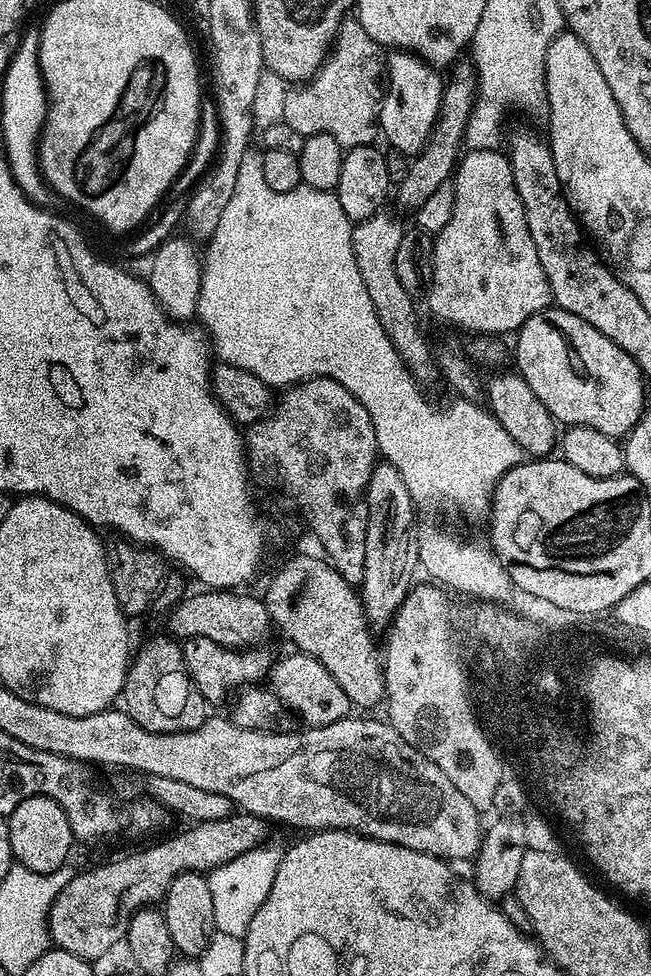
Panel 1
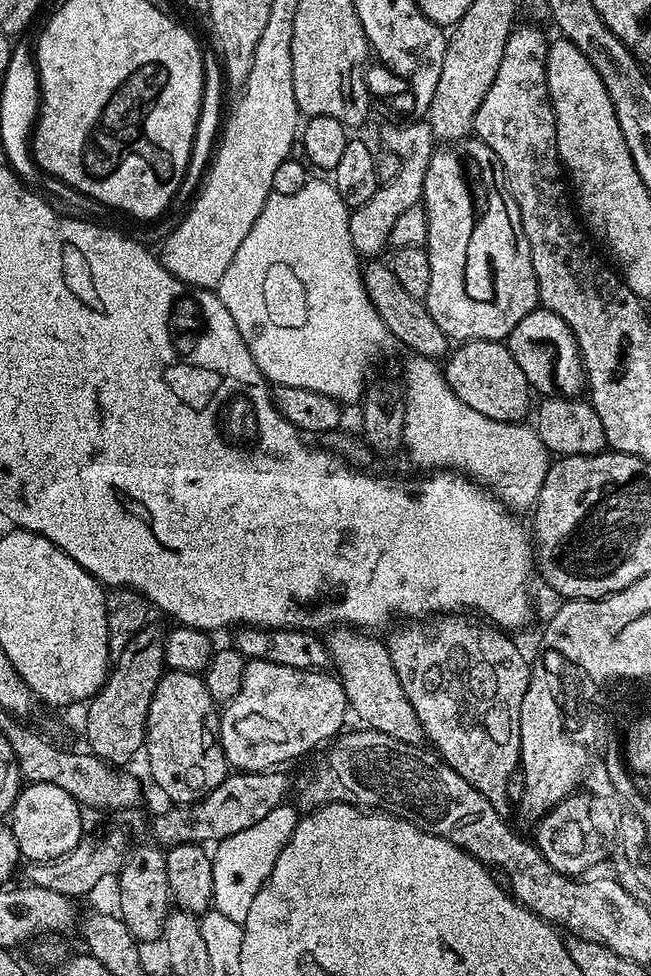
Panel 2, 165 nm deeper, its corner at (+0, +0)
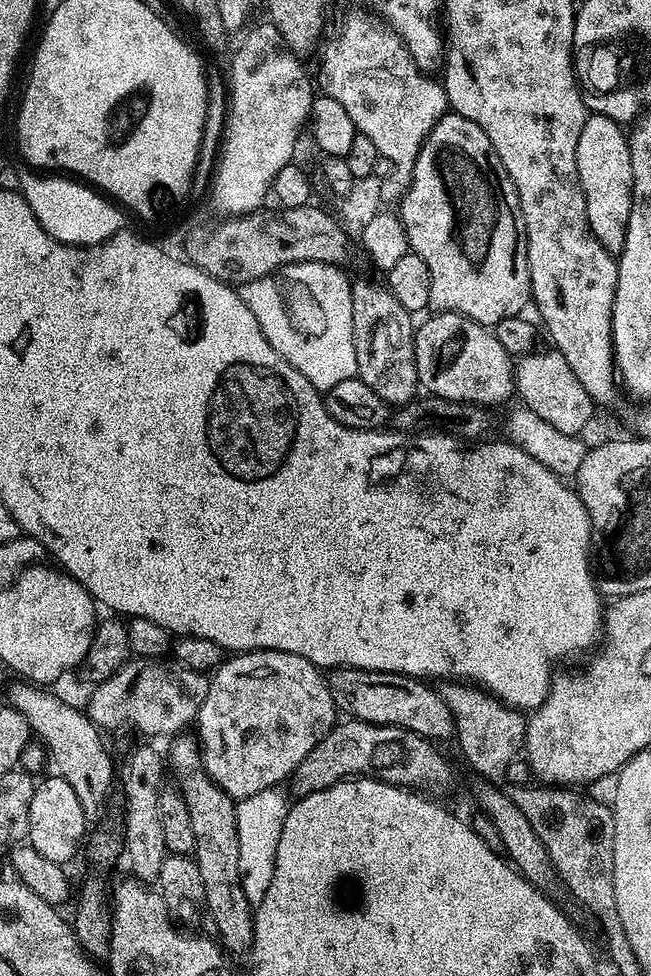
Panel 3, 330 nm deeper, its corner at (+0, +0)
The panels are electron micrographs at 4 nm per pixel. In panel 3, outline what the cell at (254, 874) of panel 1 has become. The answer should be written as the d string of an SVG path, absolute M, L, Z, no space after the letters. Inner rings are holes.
M279 787L267 788L246 797L236 805L240 885L249 904L253 906L260 904L262 898L266 898L266 890L270 890L270 878L274 878L278 838L282 838L282 826L286 822L286 814L290 807L289 797L284 797L280 791Z

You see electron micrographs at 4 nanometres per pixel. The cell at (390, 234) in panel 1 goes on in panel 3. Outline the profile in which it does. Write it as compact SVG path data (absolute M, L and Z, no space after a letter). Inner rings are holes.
M369 12L346 13L340 20L340 33L323 41L319 49L318 88L323 95L333 96L346 106L346 114L350 114L357 133L370 138L374 150L392 165L392 172L381 179L379 196L385 205L392 206L410 186L414 162L425 138L449 111L448 96L443 83L431 80L429 73L416 63L399 34L379 15Z

